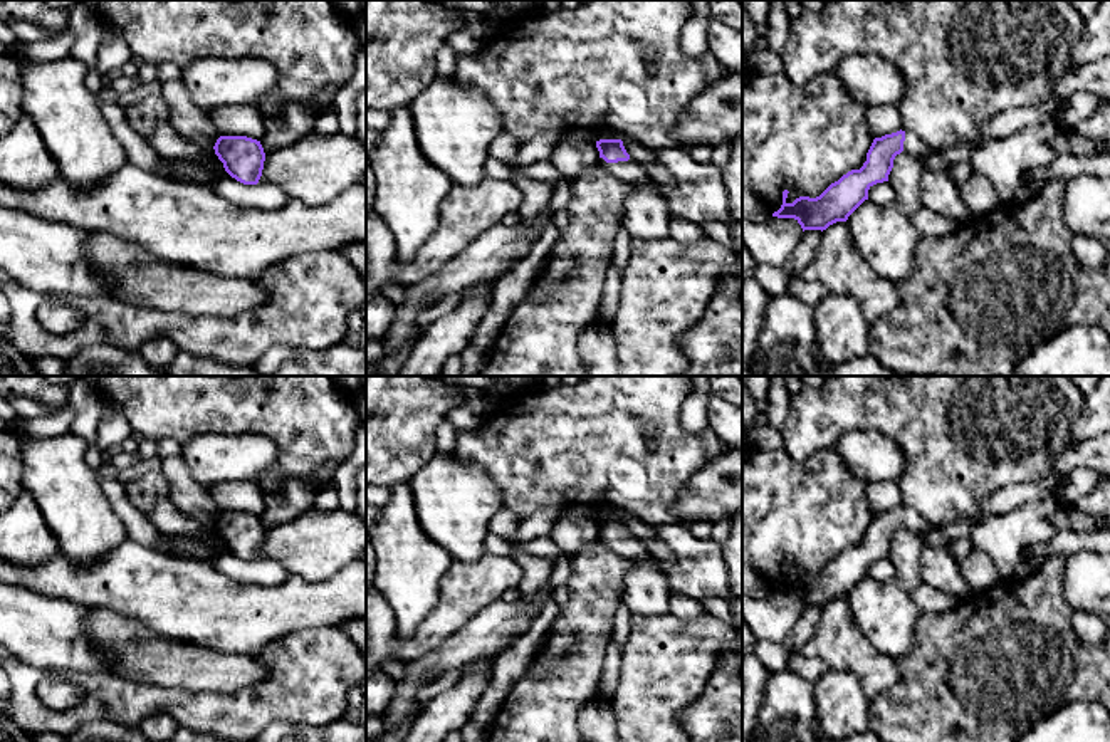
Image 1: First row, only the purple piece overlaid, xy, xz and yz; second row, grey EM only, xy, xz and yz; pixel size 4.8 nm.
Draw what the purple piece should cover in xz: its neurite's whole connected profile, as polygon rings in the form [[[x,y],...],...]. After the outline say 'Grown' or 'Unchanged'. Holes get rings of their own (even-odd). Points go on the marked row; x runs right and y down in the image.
[[[600,139],[596,148],[600,151],[598,163],[631,185],[621,222],[630,238],[660,240],[668,237],[672,218],[667,203],[650,185],[643,165],[630,159],[621,139]]]. Grown

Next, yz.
[[[897,131],[875,138],[867,161],[860,170],[851,170],[838,181],[831,183],[819,196],[799,196],[788,203],[788,190],[783,191],[783,205],[772,217],[794,218],[803,232],[804,230],[826,230],[836,222],[846,222],[848,217],[868,200],[868,190],[888,181],[893,168],[893,159],[900,153],[908,153],[924,163],[930,154],[937,153],[929,149],[915,133]]]. Grown

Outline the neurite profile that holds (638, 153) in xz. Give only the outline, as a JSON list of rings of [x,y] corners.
[[[594,128],[594,129],[588,131],[588,134],[594,141],[600,141],[600,139],[621,139],[626,153],[630,154],[630,159],[635,161],[635,163],[648,165],[655,158],[653,149],[650,149],[650,148],[643,146],[641,143],[638,143],[636,139],[633,139],[626,134],[616,133],[610,128]]]

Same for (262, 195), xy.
[[[230,175],[222,176],[212,188],[218,196],[249,208],[280,210],[289,196],[274,183],[243,185]]]

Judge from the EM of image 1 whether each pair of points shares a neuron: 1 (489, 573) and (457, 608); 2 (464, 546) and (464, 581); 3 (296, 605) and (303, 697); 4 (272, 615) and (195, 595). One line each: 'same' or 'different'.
1: same
2: different
3: different
4: same

